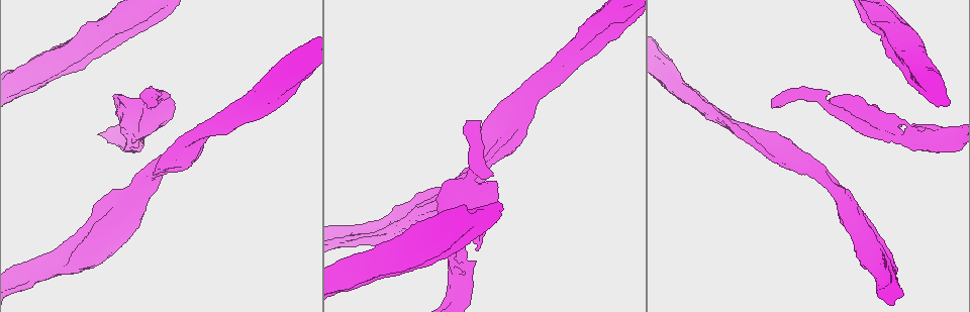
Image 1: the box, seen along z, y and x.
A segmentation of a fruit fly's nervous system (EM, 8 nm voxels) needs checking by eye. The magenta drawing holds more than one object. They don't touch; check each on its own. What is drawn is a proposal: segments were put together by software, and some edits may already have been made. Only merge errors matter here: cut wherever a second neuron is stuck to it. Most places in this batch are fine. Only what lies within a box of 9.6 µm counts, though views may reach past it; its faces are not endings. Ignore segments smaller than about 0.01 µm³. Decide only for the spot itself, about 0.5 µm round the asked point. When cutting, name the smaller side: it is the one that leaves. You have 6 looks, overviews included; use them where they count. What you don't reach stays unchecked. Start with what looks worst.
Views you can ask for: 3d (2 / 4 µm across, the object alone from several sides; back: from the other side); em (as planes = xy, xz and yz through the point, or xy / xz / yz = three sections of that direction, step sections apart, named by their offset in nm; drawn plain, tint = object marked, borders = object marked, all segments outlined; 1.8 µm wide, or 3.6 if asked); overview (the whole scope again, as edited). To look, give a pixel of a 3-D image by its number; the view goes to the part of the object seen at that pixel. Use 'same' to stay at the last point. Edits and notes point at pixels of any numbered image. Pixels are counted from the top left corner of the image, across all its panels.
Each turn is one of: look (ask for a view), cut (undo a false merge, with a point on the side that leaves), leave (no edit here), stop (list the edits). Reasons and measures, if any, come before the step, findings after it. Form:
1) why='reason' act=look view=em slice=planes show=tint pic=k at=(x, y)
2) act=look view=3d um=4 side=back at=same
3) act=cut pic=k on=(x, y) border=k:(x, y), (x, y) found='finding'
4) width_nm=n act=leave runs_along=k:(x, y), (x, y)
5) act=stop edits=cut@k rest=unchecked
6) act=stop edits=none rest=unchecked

why='a fork' act=look view=3d um=4 pic=1 at=(142, 13)

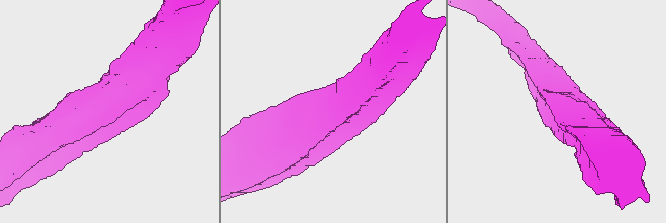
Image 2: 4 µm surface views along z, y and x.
act=look view=em slice=planes show=plain pic=2 at=(104, 111)

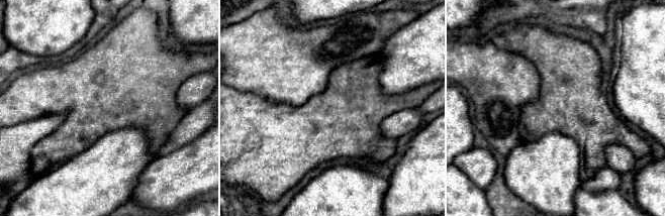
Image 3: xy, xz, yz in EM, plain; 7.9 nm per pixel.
why='where the object lies' act=look view=em slice=planes show=tint at=same

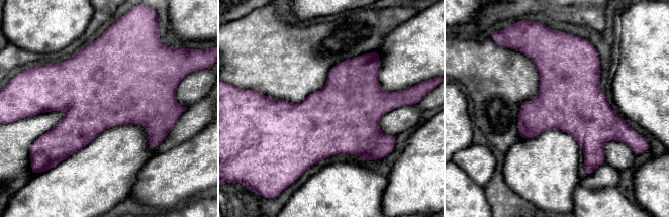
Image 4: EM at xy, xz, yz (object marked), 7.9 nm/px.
act=leave found='all the same neuron'

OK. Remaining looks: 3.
why='sudden change in width' act=look view=em um=3.6 slice=planes show=plain pic=1 at=(629, 8)

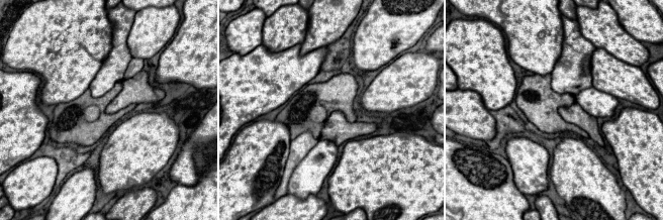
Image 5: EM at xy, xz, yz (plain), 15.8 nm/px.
act=look view=em um=3.6 slice=planes show=tint at=same

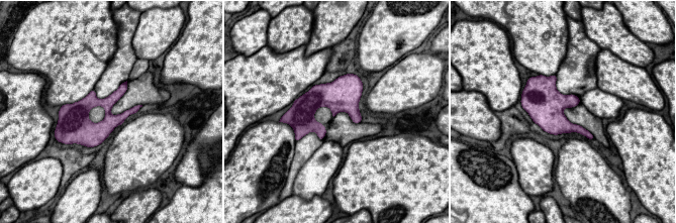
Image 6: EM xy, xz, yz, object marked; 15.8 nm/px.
act=leave runs_along=6:(134, 109), (106, 126), (92, 126), (81, 112) found='one neuron here'

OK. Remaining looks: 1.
act=stop edits=none rest=unchecked

